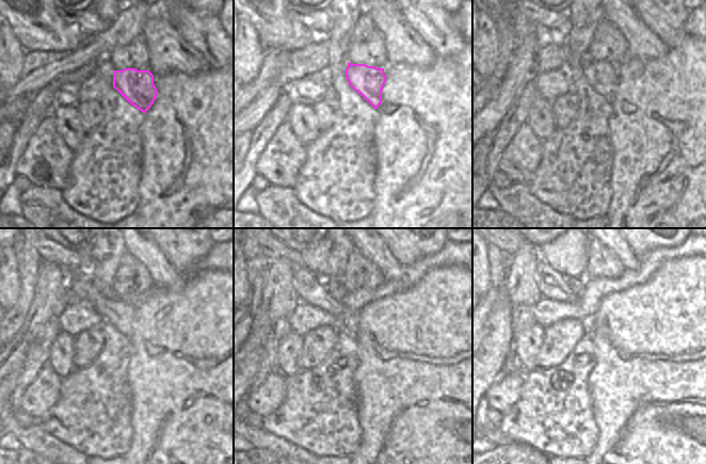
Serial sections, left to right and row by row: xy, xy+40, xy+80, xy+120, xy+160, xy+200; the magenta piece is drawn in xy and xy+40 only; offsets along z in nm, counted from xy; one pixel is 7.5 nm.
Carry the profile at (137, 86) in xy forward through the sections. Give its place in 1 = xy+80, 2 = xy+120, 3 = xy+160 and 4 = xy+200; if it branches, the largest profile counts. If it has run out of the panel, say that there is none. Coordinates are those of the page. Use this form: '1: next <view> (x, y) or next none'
1: next xy+80 (603, 77)
2: next xy+120 (121, 314)
3: next xy+160 (310, 287)
4: next xy+200 (550, 284)

